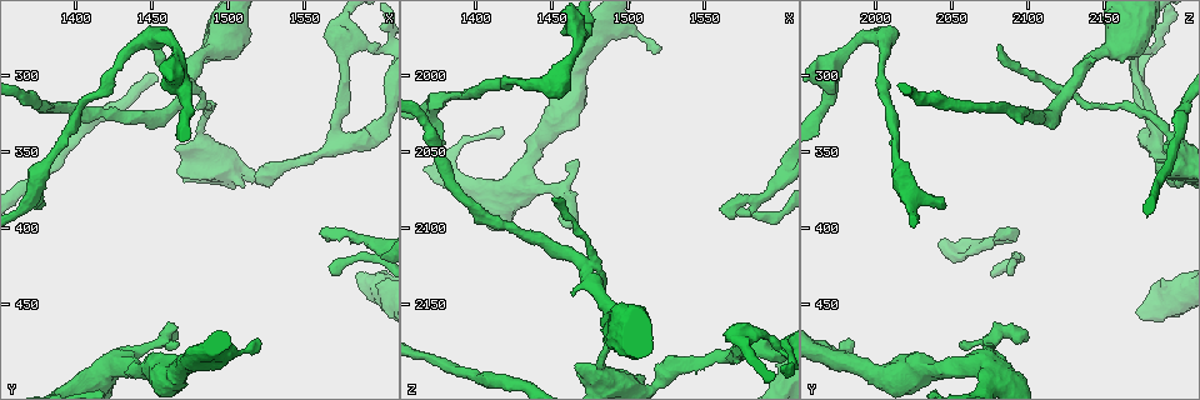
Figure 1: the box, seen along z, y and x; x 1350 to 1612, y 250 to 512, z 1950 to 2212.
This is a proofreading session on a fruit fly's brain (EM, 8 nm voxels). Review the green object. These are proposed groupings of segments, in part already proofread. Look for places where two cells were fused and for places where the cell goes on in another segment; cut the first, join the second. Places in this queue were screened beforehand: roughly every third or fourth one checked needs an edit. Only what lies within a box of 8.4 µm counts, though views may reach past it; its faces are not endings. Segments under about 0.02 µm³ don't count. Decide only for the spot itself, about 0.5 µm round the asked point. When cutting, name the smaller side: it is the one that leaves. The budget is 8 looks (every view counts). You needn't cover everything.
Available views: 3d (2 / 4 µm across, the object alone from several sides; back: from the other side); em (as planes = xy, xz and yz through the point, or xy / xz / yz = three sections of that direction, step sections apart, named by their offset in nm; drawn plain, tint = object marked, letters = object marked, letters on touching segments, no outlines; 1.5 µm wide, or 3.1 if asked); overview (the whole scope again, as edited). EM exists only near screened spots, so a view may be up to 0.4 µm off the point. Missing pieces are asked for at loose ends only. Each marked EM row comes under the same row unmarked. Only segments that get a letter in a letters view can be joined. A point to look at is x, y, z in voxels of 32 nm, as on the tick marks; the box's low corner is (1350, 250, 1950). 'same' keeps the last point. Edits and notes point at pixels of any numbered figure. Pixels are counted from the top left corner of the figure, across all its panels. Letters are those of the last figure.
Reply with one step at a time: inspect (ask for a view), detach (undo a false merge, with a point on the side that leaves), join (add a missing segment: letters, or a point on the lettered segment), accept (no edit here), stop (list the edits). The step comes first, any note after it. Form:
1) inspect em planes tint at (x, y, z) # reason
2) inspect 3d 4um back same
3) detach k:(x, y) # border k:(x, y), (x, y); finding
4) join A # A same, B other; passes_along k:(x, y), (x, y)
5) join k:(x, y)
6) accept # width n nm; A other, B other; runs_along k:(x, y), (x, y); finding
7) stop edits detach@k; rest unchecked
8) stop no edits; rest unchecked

inspect em yz step 4 tint at (1452, 280, 2082) # thin end

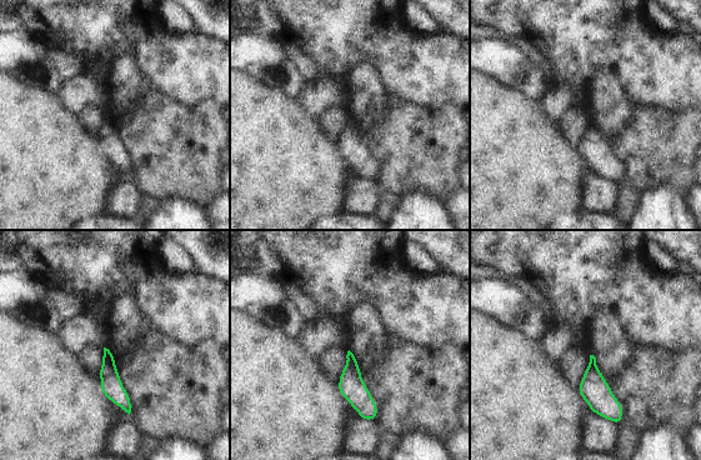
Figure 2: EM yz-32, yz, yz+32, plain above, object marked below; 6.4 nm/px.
inspect em planes letters same

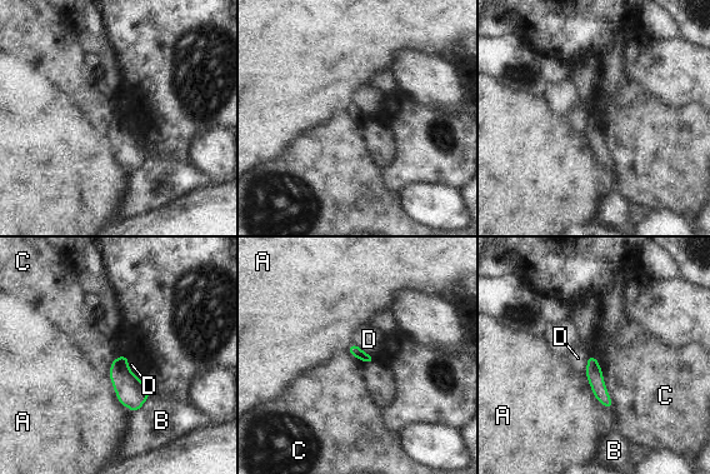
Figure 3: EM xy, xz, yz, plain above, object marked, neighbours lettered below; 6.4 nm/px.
accept # A other, B other, C other, D other; border 3:(603, 377), (613, 408); no lettered segment goes on from it

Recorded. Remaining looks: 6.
inspect em planes letters at (1376, 388, 2046) # branch stops here

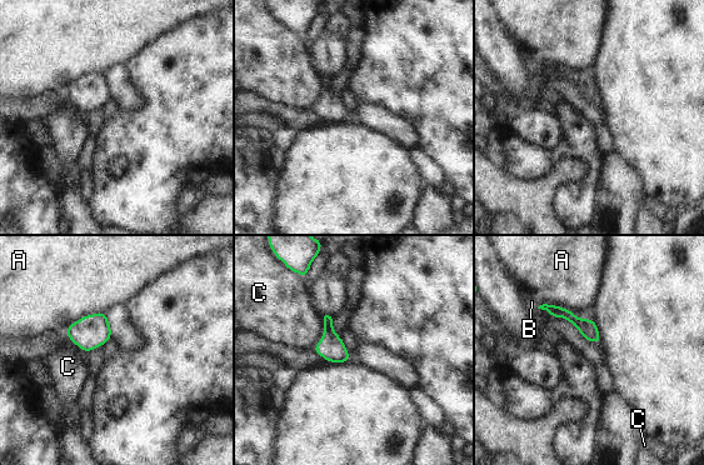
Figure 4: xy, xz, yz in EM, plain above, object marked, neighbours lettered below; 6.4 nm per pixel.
accept # A other, B other, C other; border 4:(321, 314), (323, 335), (311, 349); no lettered segment goes on from it

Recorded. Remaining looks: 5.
inspect em yz step 4 tint at (1472, 308, 2128)

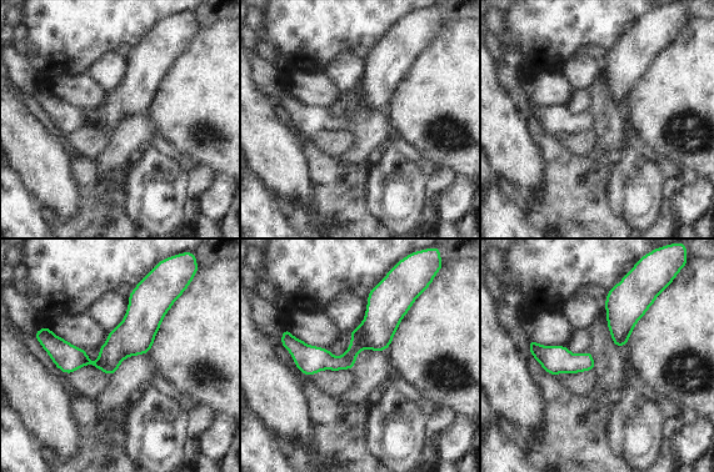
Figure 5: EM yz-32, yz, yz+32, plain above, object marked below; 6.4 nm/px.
inspect em planes letters same

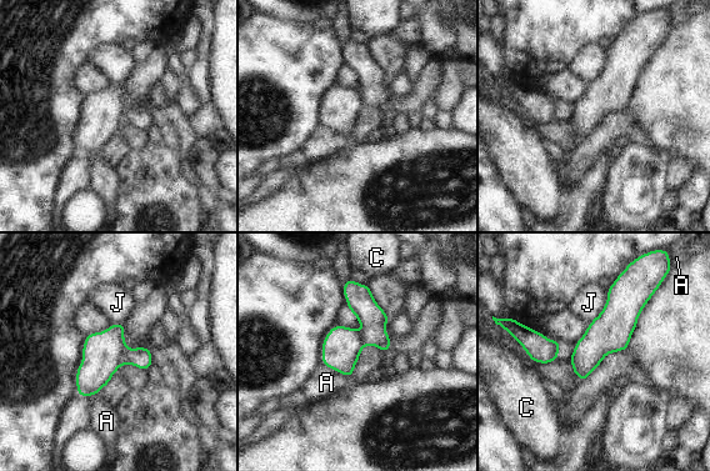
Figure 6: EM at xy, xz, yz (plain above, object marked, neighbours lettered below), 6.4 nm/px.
detach 6:(103, 352) # longest_contact J 240 nm; A other, C other, J other; border 6:(126, 350), (121, 364); two cells meet here

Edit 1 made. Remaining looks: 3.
stop edits detach@6; rest unchecked

